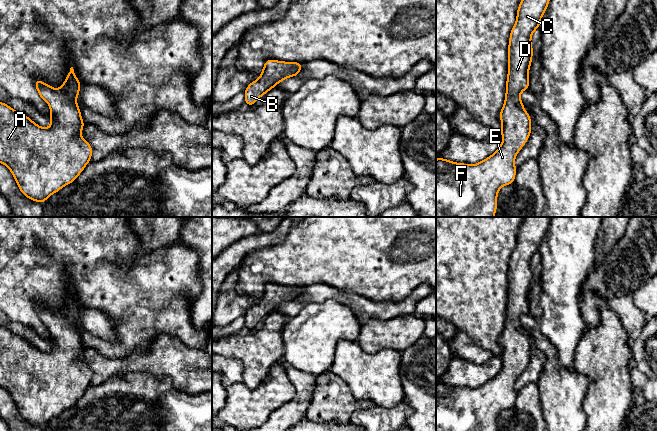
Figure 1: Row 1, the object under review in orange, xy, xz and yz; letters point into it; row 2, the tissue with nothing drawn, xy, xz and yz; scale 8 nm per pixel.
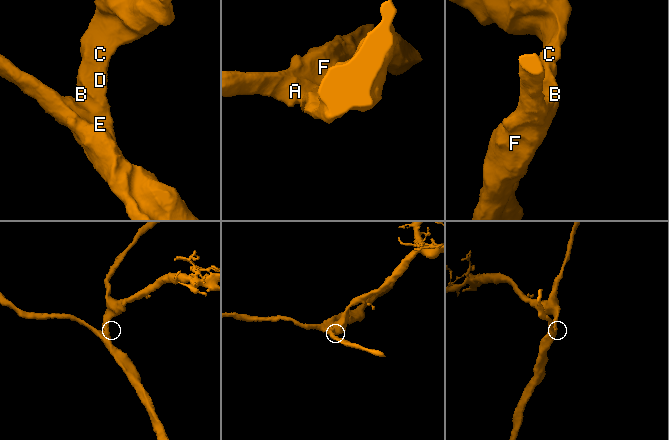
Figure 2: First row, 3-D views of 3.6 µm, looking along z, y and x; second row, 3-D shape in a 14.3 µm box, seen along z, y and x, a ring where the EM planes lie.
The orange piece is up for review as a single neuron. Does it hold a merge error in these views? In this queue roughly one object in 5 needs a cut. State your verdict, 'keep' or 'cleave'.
keep

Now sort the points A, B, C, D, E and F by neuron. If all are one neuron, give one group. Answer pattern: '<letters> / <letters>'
A B C D E F

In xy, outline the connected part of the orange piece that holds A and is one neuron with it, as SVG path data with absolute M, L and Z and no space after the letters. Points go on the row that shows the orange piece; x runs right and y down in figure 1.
M73 67L70 68L64 84L59 89L55 90L37 79L35 86L40 97L48 102L51 111L51 126L42 128L24 114L0 102L0 163L10 169L23 195L36 202L44 203L49 196L59 191L63 186L72 183L84 170L86 164L91 161L92 147L80 136L84 122L75 99L79 96L81 85L74 75Z

